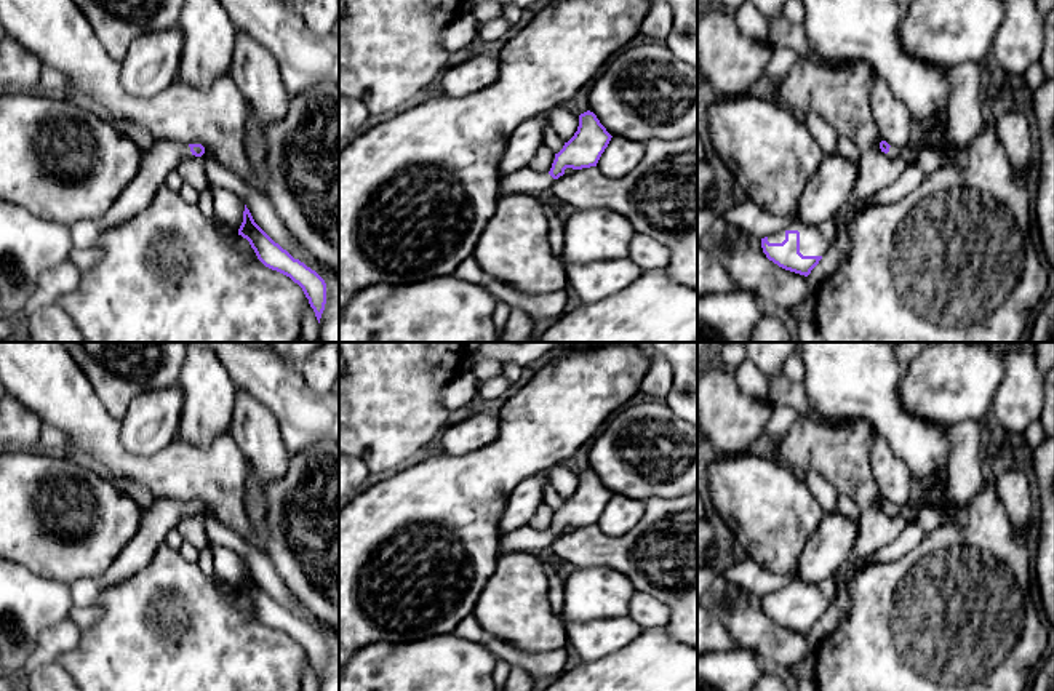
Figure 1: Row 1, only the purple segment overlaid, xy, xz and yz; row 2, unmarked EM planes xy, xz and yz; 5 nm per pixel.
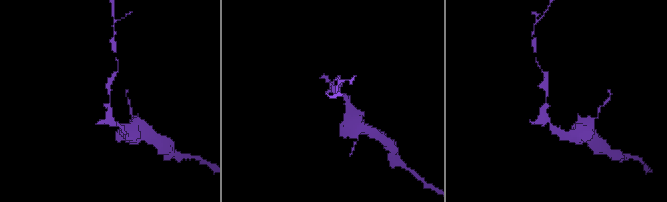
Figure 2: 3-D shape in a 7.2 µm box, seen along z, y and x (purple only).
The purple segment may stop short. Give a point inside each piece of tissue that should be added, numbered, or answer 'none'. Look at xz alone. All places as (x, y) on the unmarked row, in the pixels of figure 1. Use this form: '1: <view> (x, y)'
1: xz (523, 539)

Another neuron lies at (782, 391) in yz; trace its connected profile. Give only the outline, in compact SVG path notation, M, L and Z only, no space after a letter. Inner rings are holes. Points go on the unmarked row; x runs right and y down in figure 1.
M779 376L769 384L769 400L773 405L784 405L798 413L798 416L809 417L819 422L838 424L846 417L825 417L817 413L812 401L808 398L803 382L796 382Z

